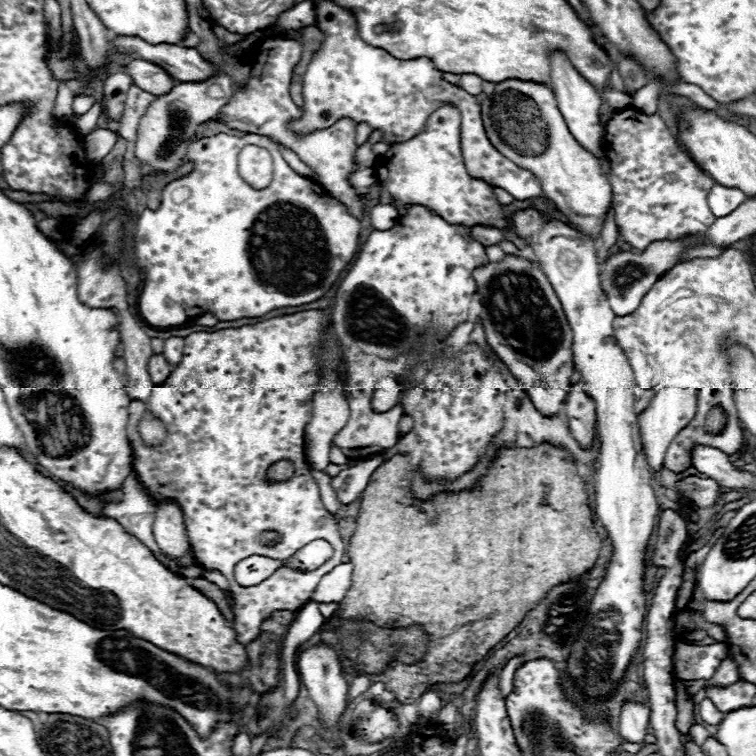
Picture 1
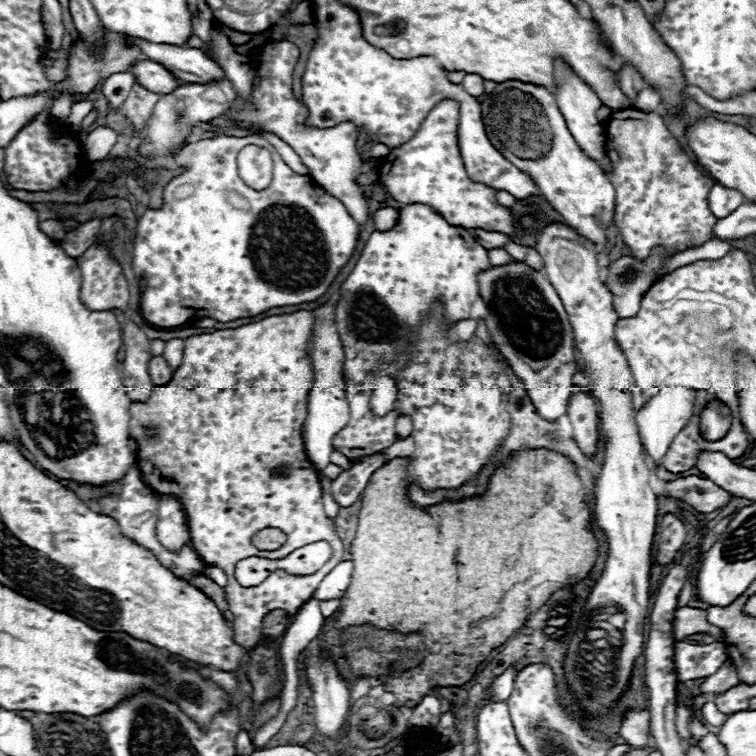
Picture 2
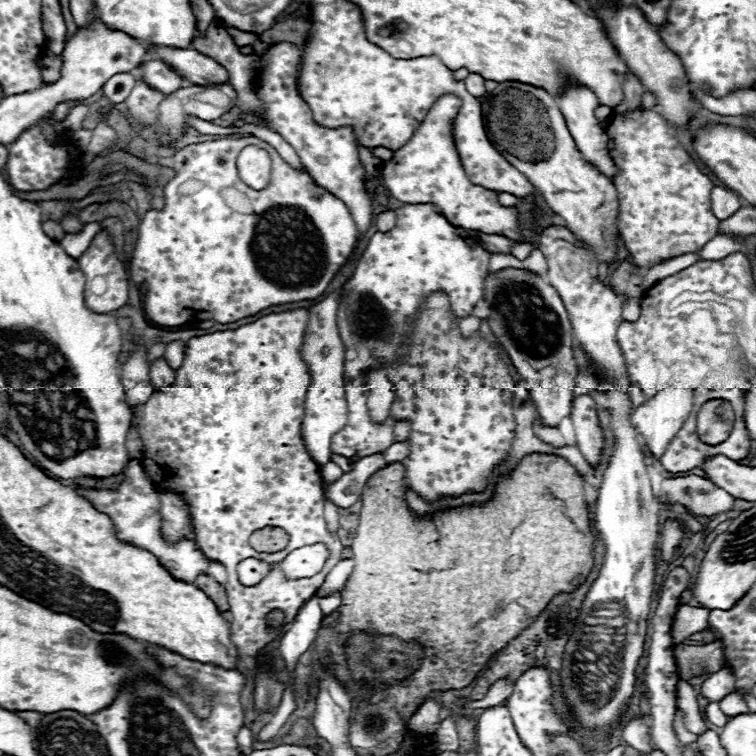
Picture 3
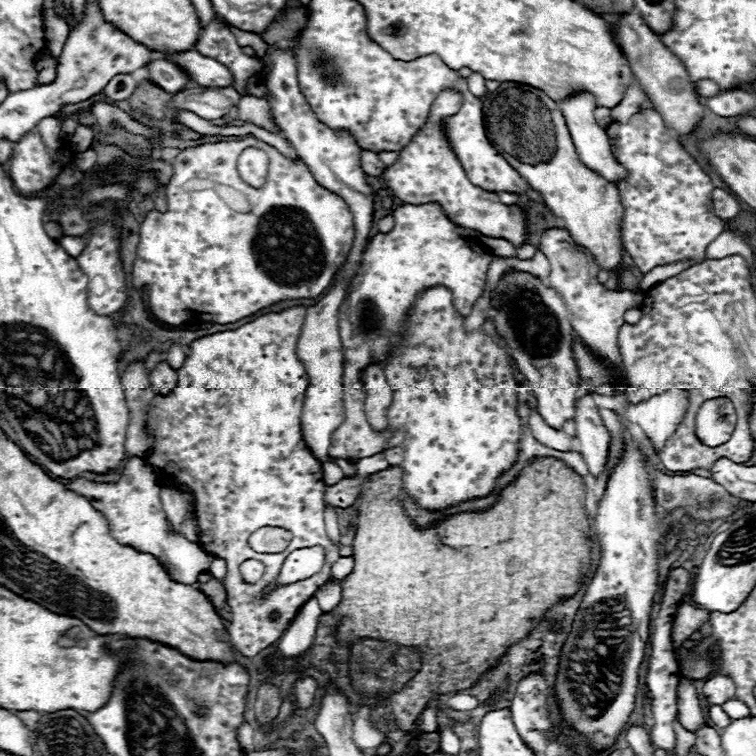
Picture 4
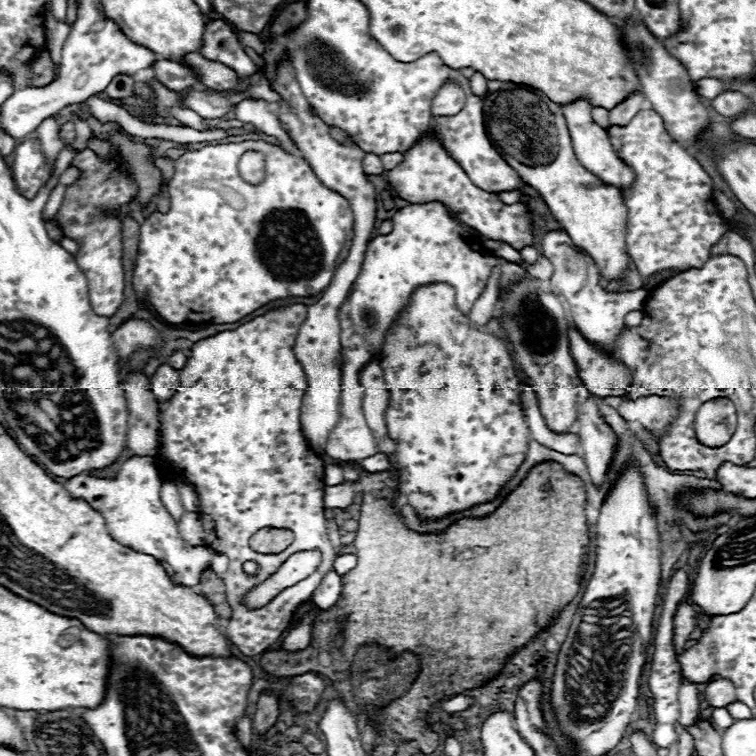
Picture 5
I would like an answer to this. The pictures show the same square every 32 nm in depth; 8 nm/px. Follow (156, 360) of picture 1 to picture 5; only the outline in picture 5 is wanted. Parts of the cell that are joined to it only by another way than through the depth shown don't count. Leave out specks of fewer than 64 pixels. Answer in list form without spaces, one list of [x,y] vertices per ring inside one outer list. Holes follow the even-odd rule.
[[[162,364],[162,366],[158,366],[158,370],[154,372],[154,376],[150,378],[150,384],[152,384],[152,392],[154,392],[156,398],[168,400],[168,398],[172,398],[172,394],[174,394],[176,390],[180,390],[178,370],[170,368],[168,364]]]

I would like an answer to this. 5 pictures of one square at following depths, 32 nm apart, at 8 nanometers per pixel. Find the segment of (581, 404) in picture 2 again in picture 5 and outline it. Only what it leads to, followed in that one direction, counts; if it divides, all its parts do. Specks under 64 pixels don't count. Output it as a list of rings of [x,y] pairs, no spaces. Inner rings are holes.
[[[592,398],[578,404],[576,422],[578,422],[582,458],[588,466],[588,474],[594,484],[600,484],[600,482],[604,482],[604,476],[606,476],[610,462],[612,462],[616,434],[600,418],[598,406]]]

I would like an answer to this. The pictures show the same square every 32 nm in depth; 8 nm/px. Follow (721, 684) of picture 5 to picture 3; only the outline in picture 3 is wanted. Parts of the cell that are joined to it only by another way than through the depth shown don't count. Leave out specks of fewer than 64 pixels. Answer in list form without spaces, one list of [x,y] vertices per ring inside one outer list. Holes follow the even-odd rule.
[[[720,668],[716,674],[710,674],[710,676],[704,680],[700,692],[702,692],[708,700],[718,702],[718,700],[724,698],[728,692],[732,692],[734,686],[736,686],[734,674],[732,674],[728,668]]]

